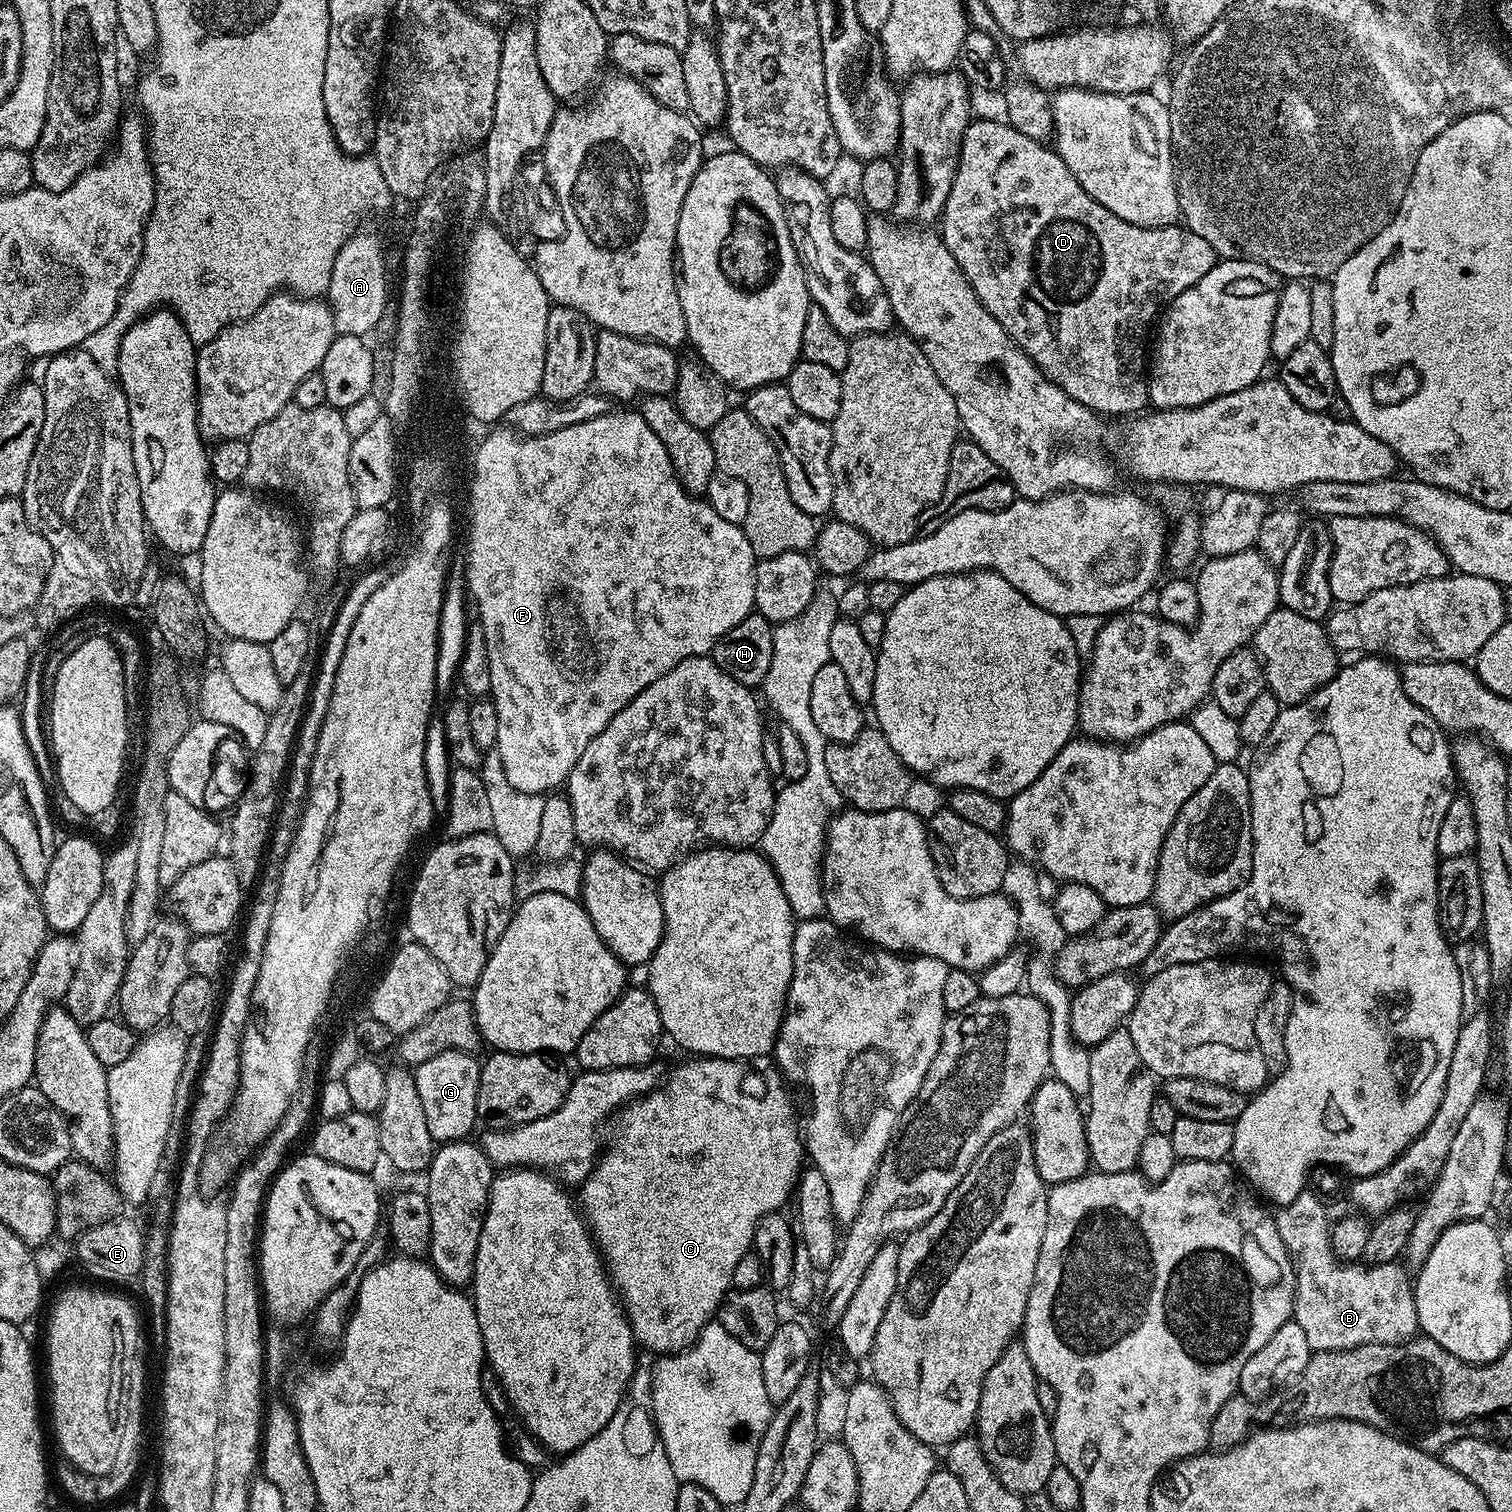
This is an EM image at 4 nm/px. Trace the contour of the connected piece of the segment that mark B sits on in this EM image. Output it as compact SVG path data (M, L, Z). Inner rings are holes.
M1305 1190L1294 1198L1294 1202L1283 1205L1274 1216L1278 1234L1282 1234L1282 1242L1296 1265L1296 1297L1292 1315L1296 1324L1302 1326L1306 1342L1310 1342L1313 1352L1341 1352L1367 1344L1400 1344L1403 1340L1411 1340L1417 1335L1420 1323L1414 1284L1410 1272L1409 1276L1407 1272L1409 1269L1400 1262L1365 1266L1360 1262L1338 1260L1332 1249L1327 1211L1324 1201L1315 1192Z

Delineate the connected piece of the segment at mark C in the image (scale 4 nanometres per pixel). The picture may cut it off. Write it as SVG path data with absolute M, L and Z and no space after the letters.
M688 1058L685 1064L680 1064L676 1069L667 1073L666 1079L659 1086L652 1089L652 1091L646 1093L645 1096L641 1096L632 1101L631 1104L624 1105L619 1109L618 1115L615 1117L616 1129L612 1132L612 1141L606 1144L603 1149L602 1155L597 1159L595 1168L592 1169L592 1173L588 1175L588 1179L578 1188L578 1204L582 1209L582 1215L585 1220L588 1221L589 1229L595 1239L596 1246L600 1250L601 1257L604 1261L604 1267L608 1270L608 1278L612 1281L613 1288L616 1289L622 1303L625 1312L628 1314L628 1322L632 1326L632 1335L635 1336L637 1345L641 1349L649 1348L650 1351L656 1352L655 1354L675 1354L677 1352L684 1351L685 1348L691 1346L695 1342L697 1336L700 1335L704 1325L709 1323L717 1315L720 1308L721 1300L732 1288L732 1275L734 1274L734 1266L738 1266L738 1262L742 1257L749 1252L752 1248L752 1239L756 1233L756 1223L760 1221L763 1216L770 1214L771 1212L779 1212L785 1206L788 1196L793 1195L794 1189L800 1179L802 1171L802 1163L806 1156L806 1149L802 1143L802 1132L796 1124L792 1121L792 1108L784 1101L784 1096L780 1092L774 1092L774 1090L768 1090L764 1097L747 1097L746 1094L740 1092L738 1087L738 1073L736 1074L736 1068L738 1068L737 1061L734 1060L718 1060L715 1058Z

